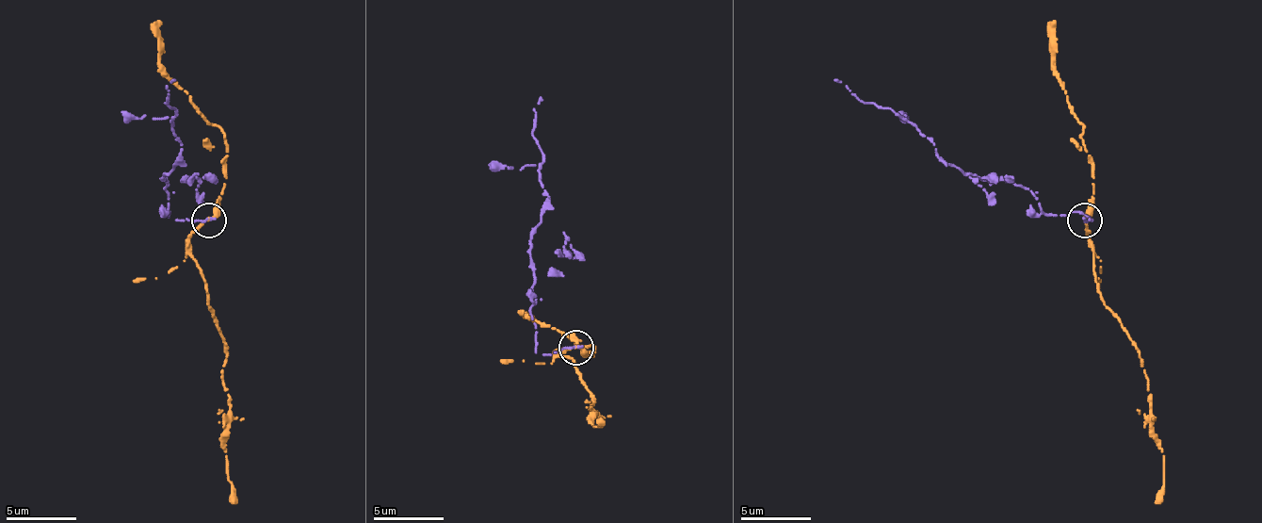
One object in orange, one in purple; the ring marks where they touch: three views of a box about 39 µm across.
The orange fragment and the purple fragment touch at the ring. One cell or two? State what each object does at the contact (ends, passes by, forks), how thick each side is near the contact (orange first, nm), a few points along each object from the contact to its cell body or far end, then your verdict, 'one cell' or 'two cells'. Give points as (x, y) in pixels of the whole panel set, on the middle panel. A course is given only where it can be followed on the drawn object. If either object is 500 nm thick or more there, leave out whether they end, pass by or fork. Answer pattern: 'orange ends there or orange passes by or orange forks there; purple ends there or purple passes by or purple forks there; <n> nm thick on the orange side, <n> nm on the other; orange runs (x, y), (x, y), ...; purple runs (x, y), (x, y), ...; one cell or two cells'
orange passes by; purple ends there; 180 nm thick on the orange side, 200 nm on the other; orange runs (576, 347), (556, 353), (574, 361), (594, 402), (590, 410), (598, 414), (594, 427), (598, 427), (601, 416); purple runs (576, 347), (535, 353), (531, 231), (549, 199), (538, 178), (542, 150), (531, 133), (542, 97); two cells

